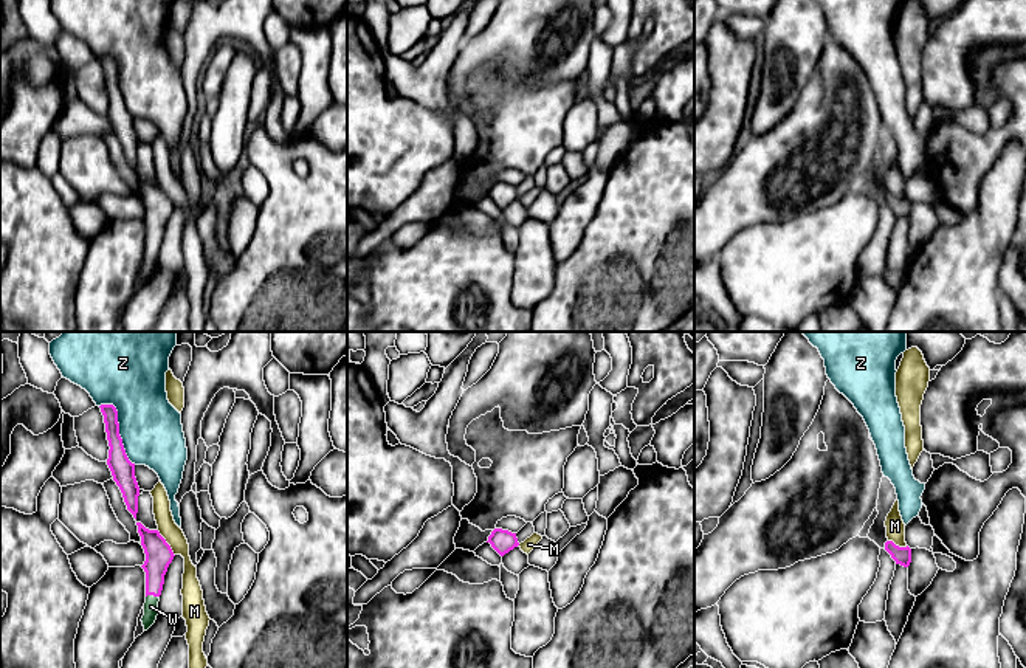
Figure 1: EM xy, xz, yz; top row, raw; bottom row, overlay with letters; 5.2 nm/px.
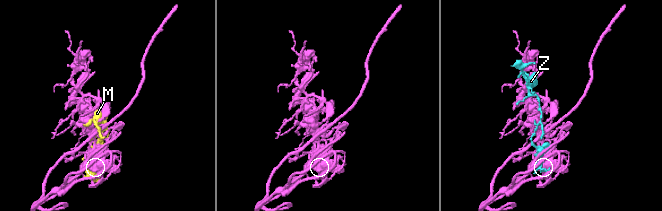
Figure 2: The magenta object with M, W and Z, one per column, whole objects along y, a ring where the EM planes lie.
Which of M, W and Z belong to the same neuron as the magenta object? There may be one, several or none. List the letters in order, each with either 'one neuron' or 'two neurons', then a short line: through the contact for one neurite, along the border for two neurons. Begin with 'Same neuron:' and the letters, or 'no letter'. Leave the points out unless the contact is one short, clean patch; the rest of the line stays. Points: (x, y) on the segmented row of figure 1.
Same neuron: W
M: two neurons
W: one neuron
Z: two neurons

